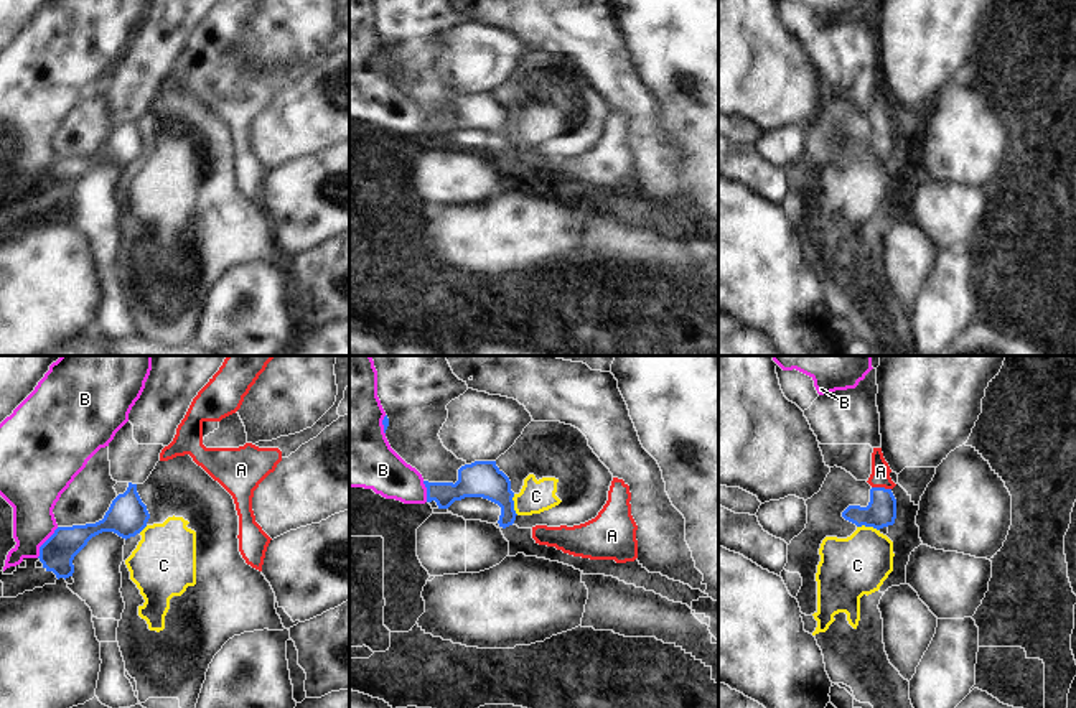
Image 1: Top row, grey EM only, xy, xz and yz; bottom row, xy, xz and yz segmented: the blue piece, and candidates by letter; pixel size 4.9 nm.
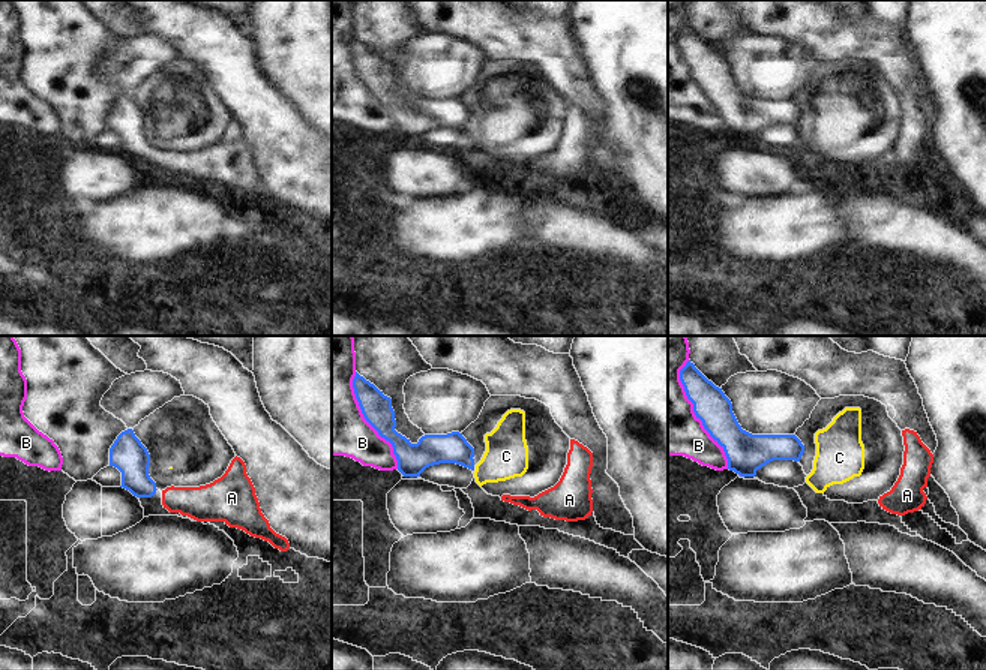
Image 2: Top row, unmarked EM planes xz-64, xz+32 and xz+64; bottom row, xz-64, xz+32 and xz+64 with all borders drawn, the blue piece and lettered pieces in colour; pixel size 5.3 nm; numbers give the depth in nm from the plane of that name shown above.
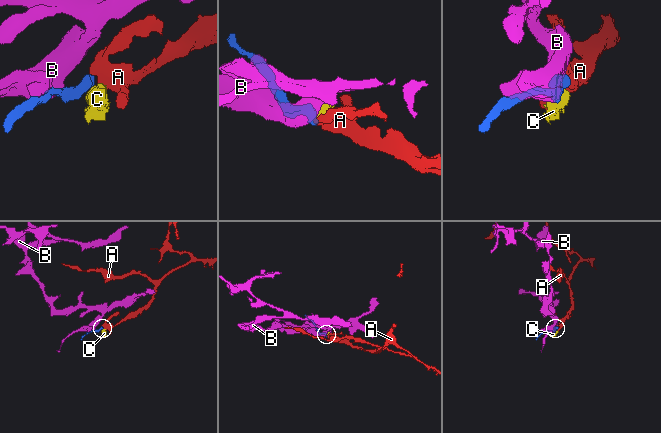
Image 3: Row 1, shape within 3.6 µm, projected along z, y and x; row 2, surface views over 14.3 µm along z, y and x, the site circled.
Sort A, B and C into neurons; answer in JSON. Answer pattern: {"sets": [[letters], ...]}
{"sets": [["A"], ["B"], ["C"]]}

